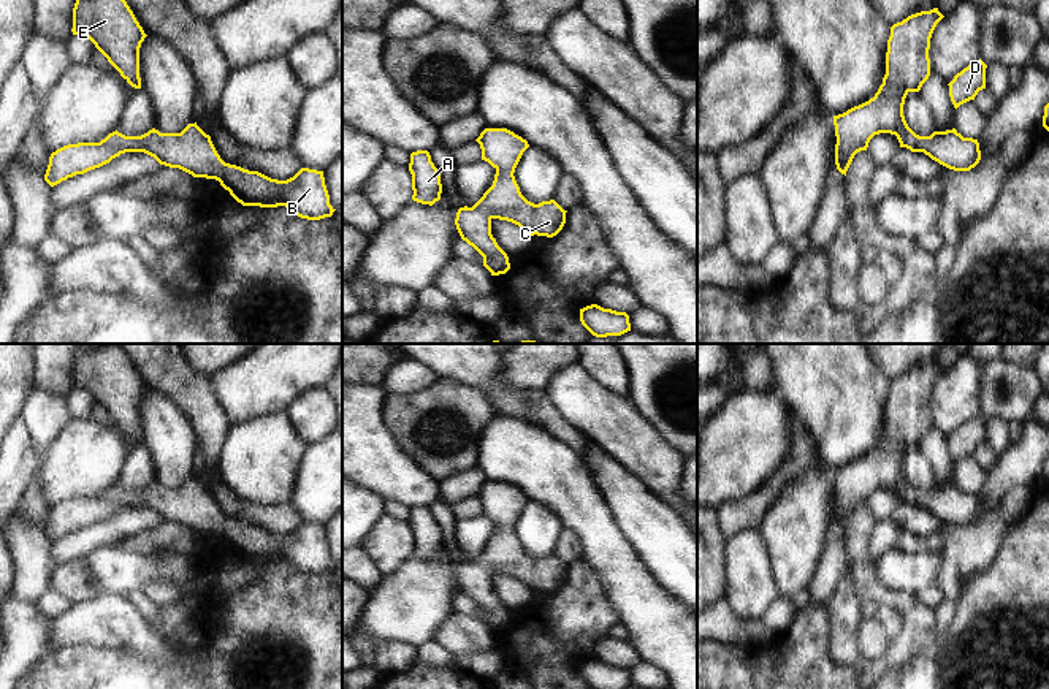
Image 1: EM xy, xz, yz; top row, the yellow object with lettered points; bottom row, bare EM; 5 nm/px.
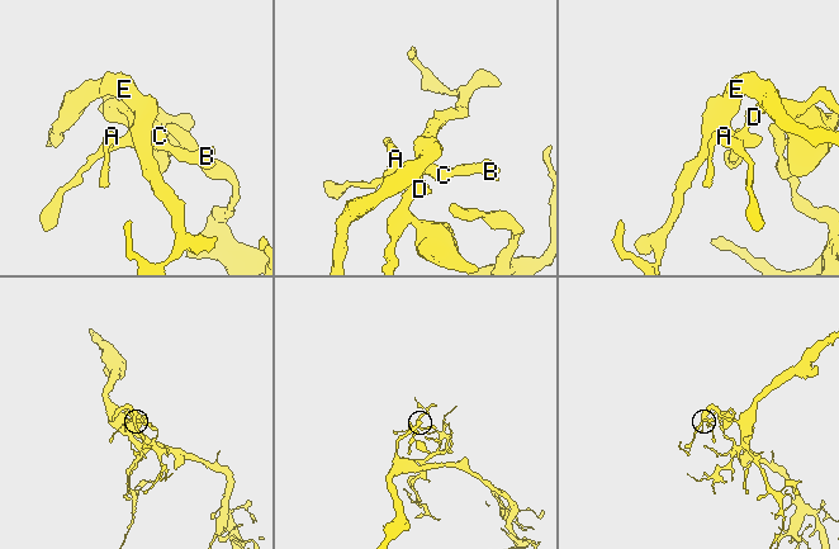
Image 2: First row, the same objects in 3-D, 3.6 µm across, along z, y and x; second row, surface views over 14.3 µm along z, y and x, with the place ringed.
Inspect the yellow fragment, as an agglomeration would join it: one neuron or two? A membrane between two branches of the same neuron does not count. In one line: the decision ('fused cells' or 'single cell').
single cell

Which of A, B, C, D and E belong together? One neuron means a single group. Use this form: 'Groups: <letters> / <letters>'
Groups: A B C D E.

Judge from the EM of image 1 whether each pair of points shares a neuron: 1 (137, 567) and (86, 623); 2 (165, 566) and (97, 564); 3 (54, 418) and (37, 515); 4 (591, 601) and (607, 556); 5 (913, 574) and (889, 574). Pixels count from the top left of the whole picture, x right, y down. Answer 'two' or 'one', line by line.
1: two
2: one
3: one
4: two
5: one

